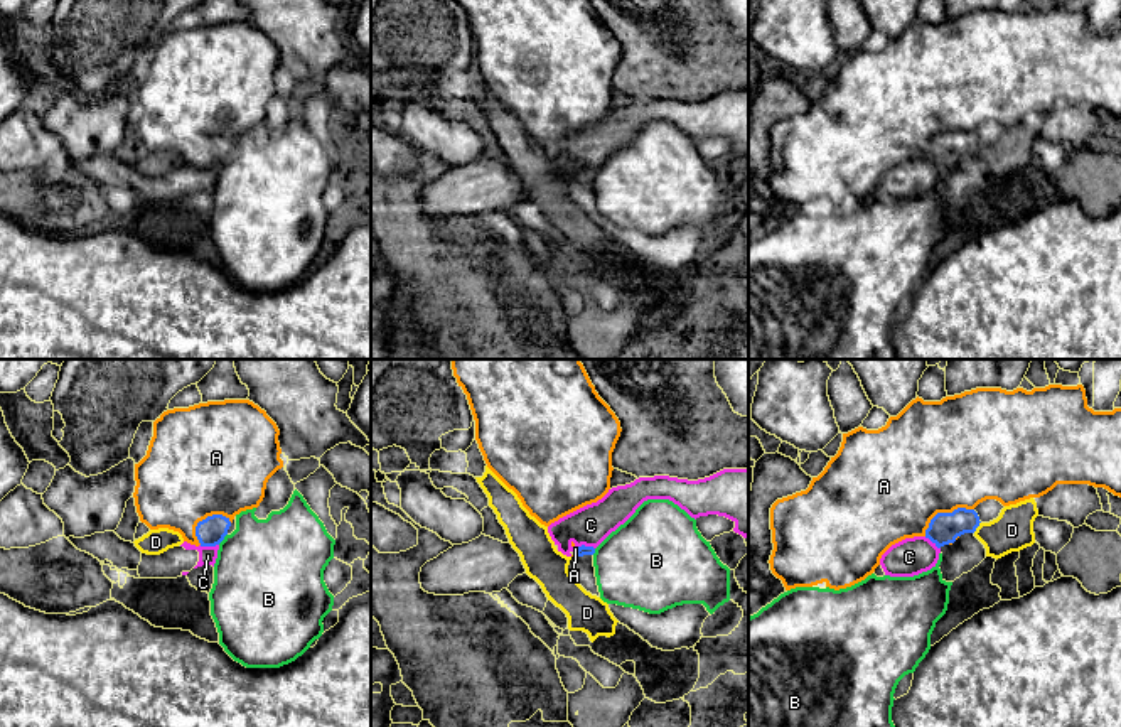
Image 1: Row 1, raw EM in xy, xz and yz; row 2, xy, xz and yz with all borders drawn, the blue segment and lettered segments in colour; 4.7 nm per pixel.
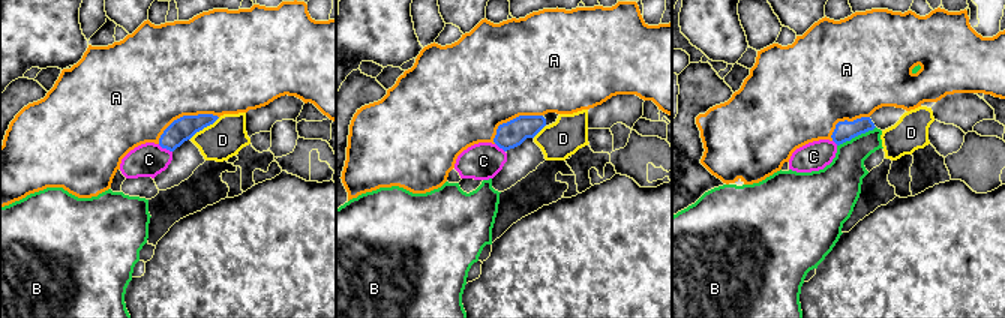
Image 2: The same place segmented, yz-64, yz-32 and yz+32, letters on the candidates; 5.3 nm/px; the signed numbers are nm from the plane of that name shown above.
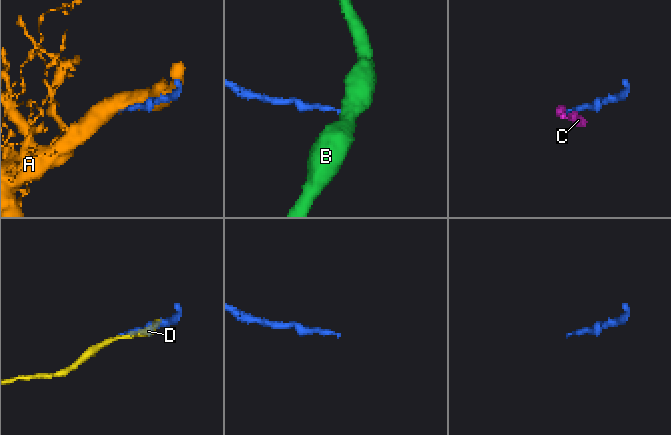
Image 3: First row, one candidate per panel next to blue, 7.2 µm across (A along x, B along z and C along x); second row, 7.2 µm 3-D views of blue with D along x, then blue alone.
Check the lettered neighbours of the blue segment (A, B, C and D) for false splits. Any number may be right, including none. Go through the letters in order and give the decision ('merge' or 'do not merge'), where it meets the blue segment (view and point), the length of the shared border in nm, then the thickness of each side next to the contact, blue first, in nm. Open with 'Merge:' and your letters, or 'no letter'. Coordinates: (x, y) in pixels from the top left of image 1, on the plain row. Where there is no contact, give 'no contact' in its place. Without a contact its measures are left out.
Merge: A
A: merge; contact yz (944, 135); length 280 nm; calibres 150 and 480 nm
B: do not merge; contact xy (223, 161); length 70 nm; calibres 140 and 480 nm
C: do not merge; contact xy (208, 167); length 100 nm; calibres 140 and 90 nm
D: do not merge; contact yz (978, 147); length 70 nm; calibres 150 and 190 nm

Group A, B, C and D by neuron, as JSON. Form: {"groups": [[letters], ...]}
{"groups": [["A"], ["B"], ["C"], ["D"]]}

